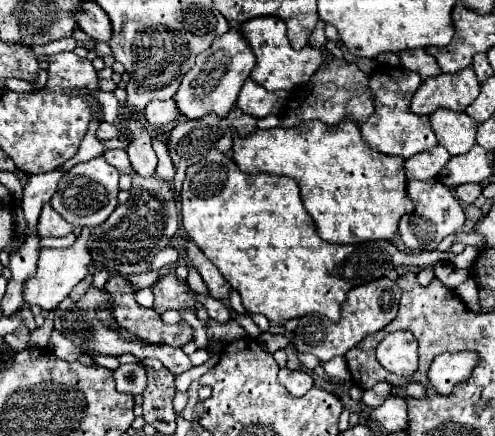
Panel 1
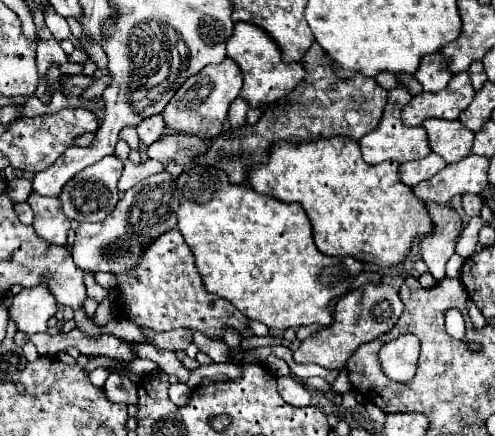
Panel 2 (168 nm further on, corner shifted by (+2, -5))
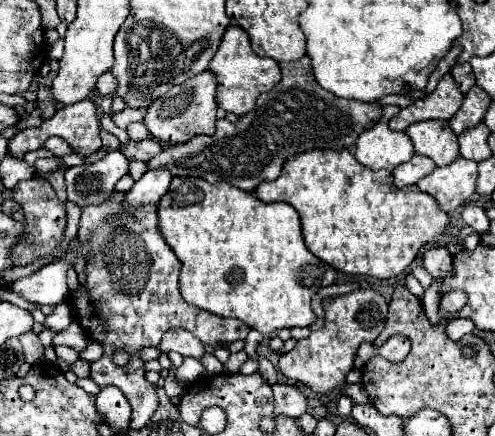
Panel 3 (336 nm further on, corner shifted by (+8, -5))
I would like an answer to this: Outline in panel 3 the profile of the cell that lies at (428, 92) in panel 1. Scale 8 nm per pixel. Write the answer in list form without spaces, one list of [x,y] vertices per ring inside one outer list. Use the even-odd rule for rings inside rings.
[[[446,73],[438,87],[414,101],[412,105],[400,109],[398,115],[394,115],[390,119],[390,129],[392,131],[404,131],[408,125],[418,123],[418,121],[426,121],[426,119],[450,119],[462,105],[462,93],[454,81],[454,77],[450,73]]]

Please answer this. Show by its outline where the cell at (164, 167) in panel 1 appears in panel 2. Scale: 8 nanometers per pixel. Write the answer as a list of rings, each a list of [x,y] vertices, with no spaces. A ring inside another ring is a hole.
[[[154,115],[154,117],[148,117],[146,121],[142,121],[138,127],[138,135],[140,135],[140,141],[144,145],[152,145],[156,139],[160,139],[164,135],[164,121],[160,115]]]

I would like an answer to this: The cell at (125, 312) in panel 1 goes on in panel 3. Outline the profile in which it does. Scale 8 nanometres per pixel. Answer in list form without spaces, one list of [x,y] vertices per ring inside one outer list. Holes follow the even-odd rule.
[[[172,329],[172,331],[164,333],[158,349],[164,351],[164,353],[176,351],[180,355],[188,355],[188,357],[194,357],[194,359],[200,359],[206,353],[204,343],[184,329]]]

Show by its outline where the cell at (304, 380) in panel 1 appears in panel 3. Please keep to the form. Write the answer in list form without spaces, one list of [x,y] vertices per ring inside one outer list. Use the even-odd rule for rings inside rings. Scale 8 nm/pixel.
[[[274,383],[272,393],[274,393],[274,403],[276,403],[276,413],[284,413],[296,419],[308,411],[308,399],[298,391],[296,385]]]

